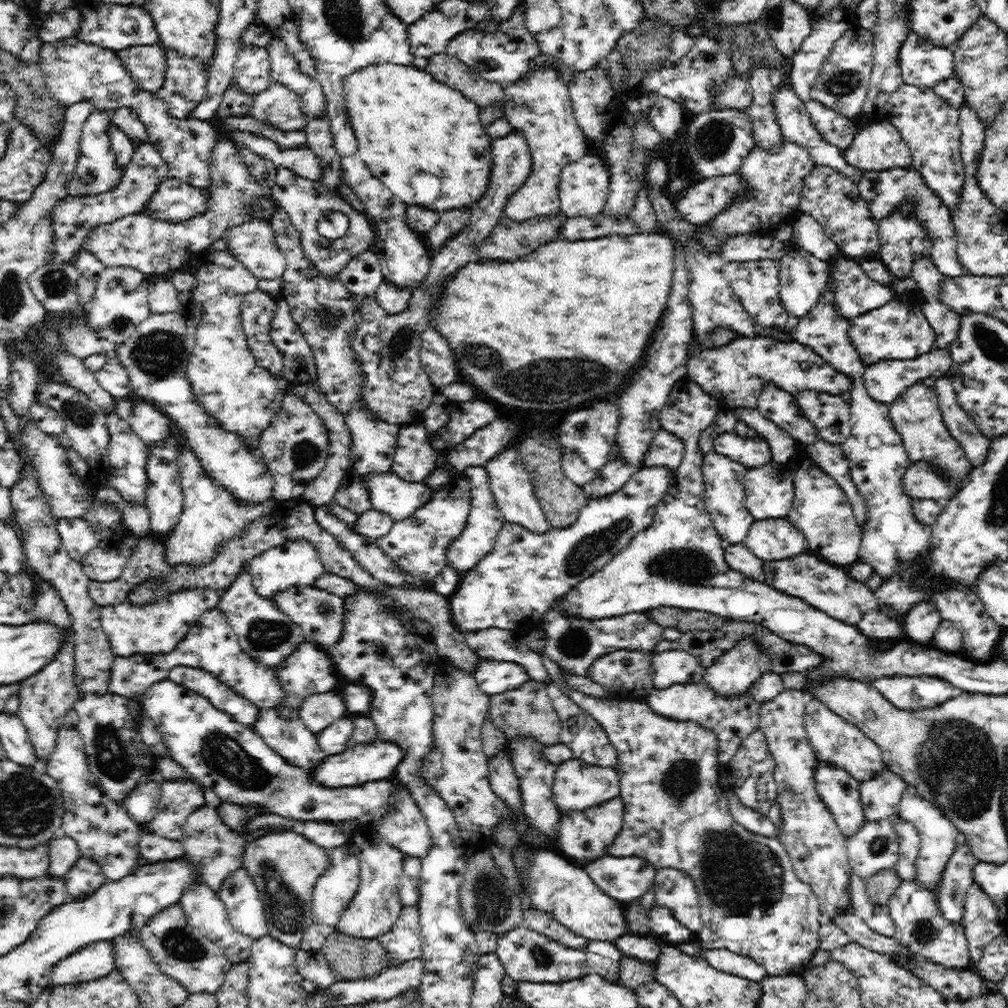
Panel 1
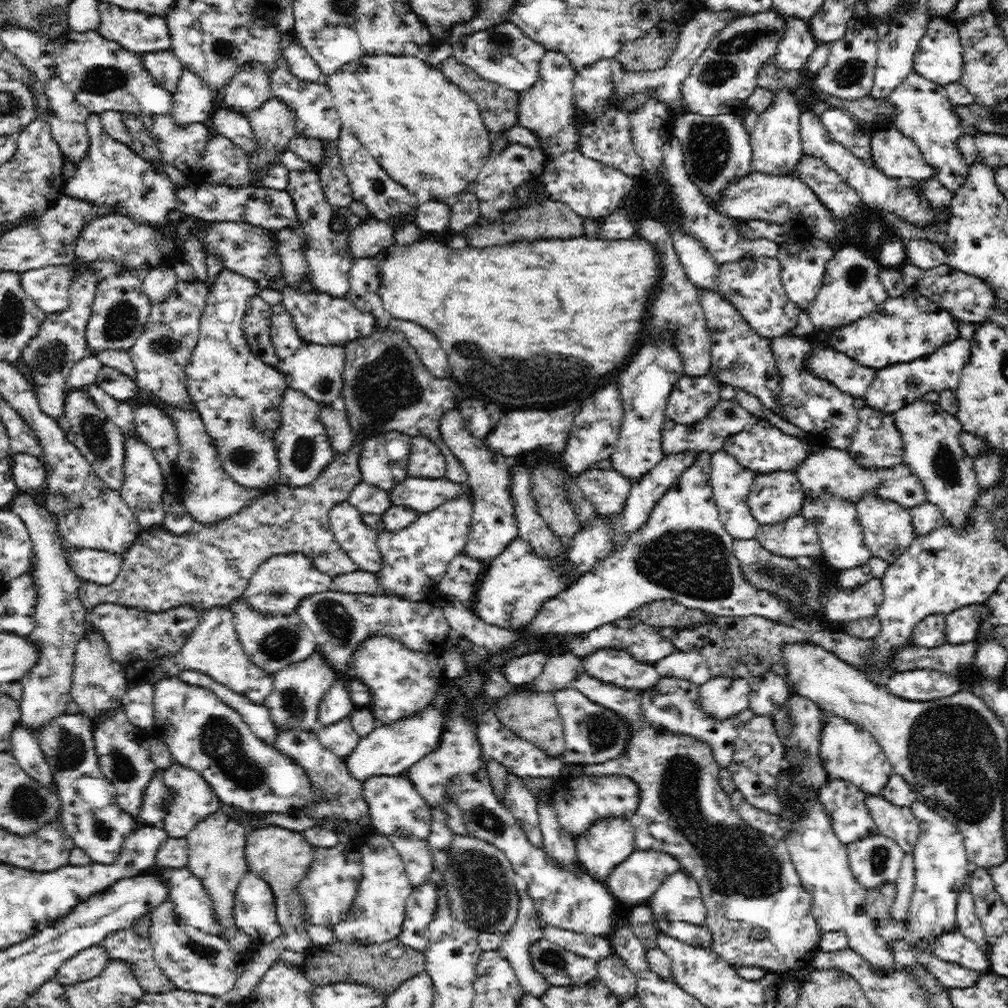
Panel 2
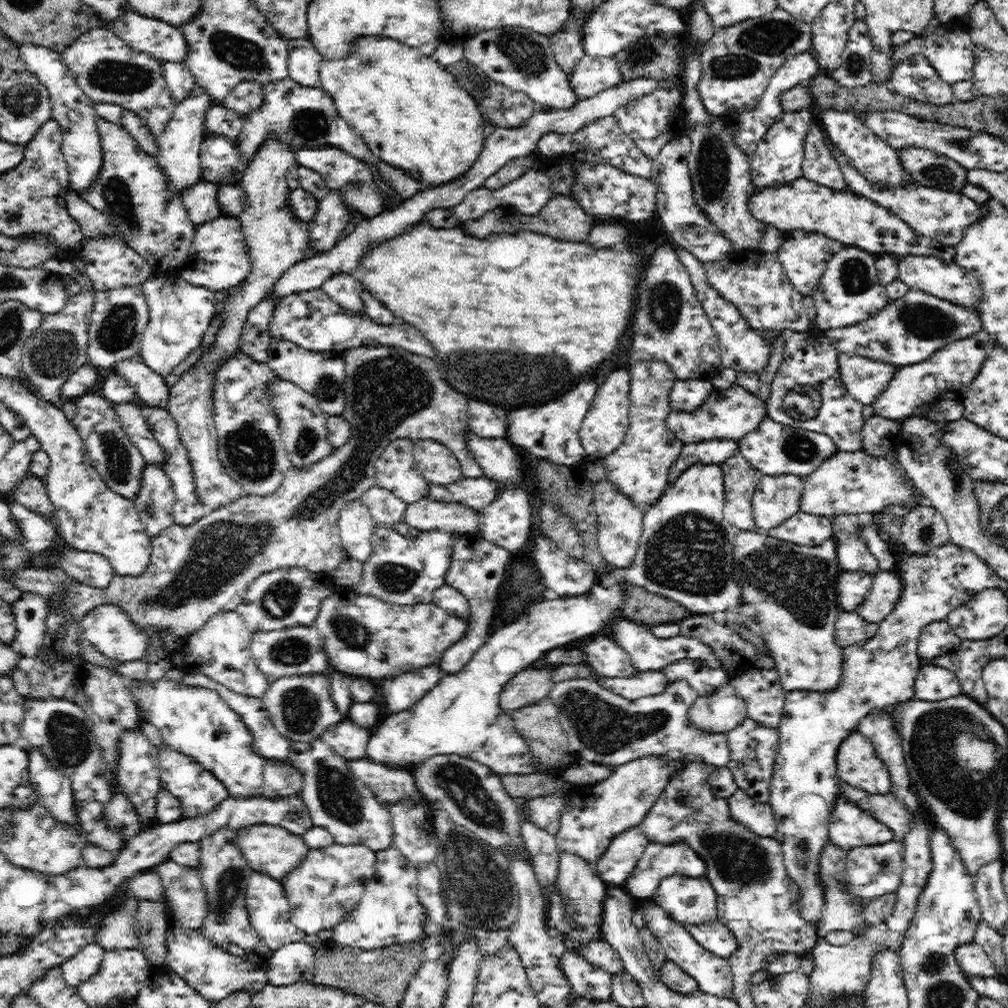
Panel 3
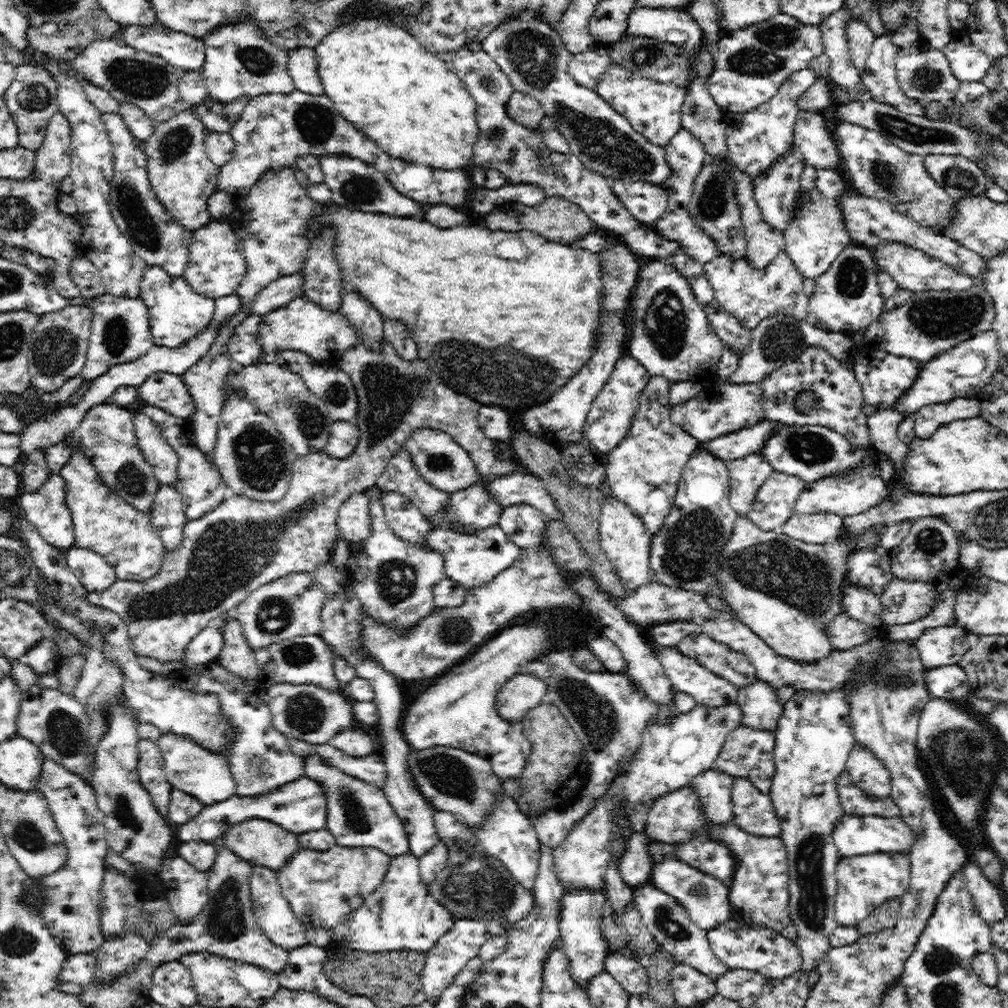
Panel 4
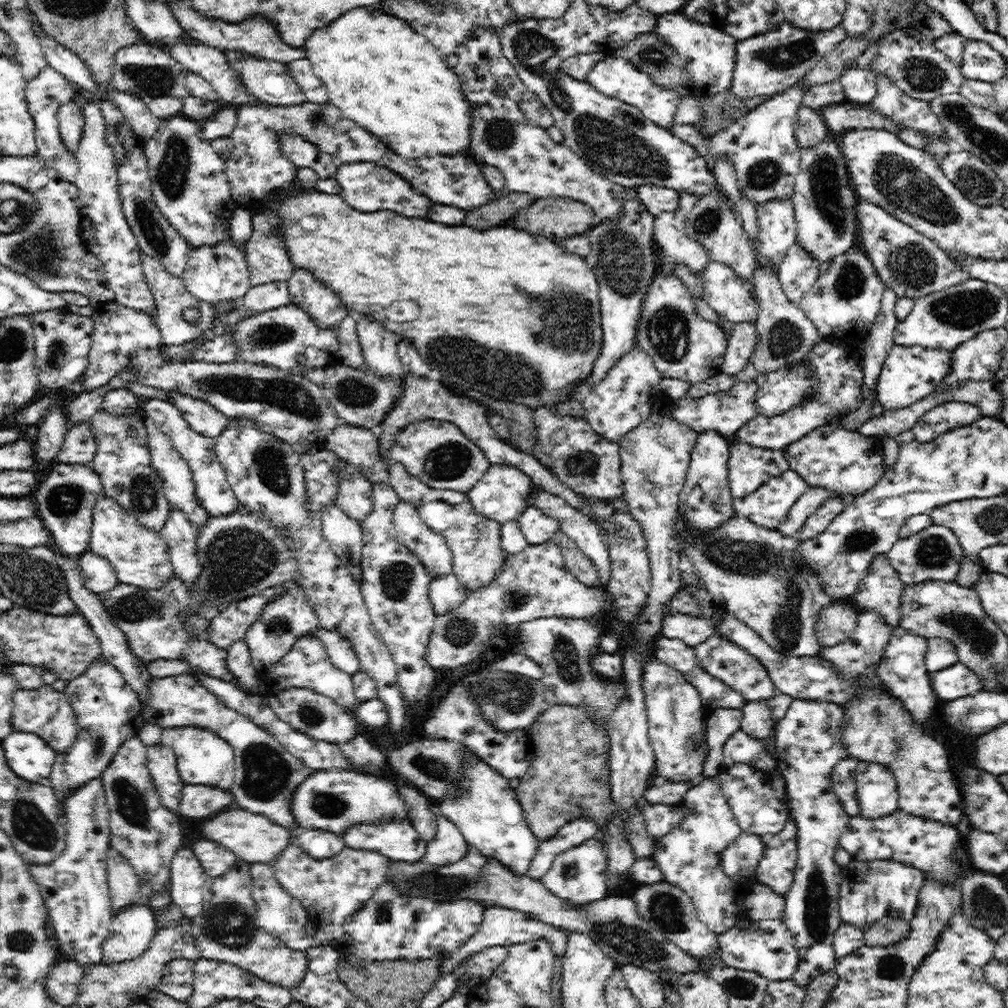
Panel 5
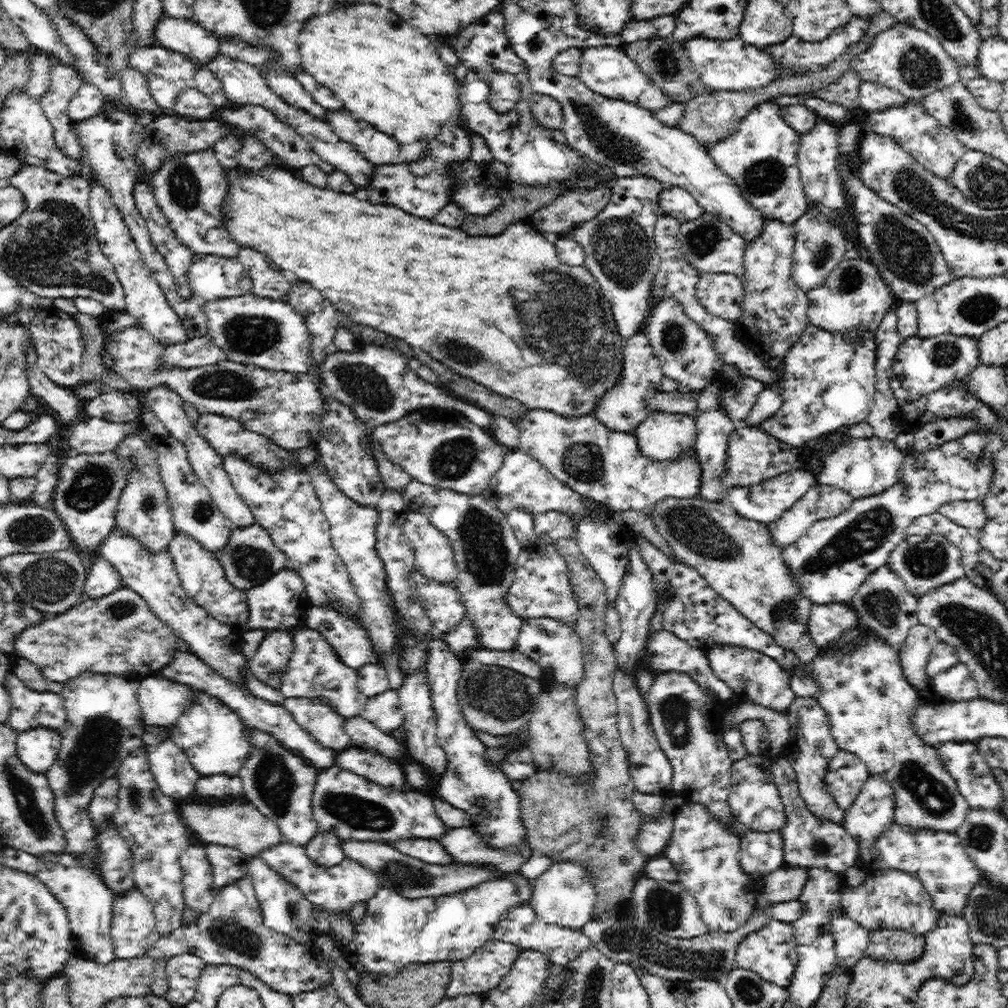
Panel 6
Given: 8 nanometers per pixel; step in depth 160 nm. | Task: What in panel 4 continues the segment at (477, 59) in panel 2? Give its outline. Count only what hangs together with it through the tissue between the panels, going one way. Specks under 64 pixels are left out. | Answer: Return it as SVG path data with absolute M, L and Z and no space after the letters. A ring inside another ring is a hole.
M512 19L494 29L483 40L483 48L488 56L494 57L499 63L499 68L506 73L516 91L523 92L542 106L549 117L543 126L550 126L559 130L568 141L571 153L583 161L584 166L594 172L612 179L628 179L632 181L646 181L654 184L667 184L674 176L674 167L668 161L666 146L655 144L647 139L643 133L630 123L626 115L622 115L612 108L603 97L598 96L595 90L586 85L578 84L568 74L568 63L574 54L563 44L562 36L552 24L544 20Z

